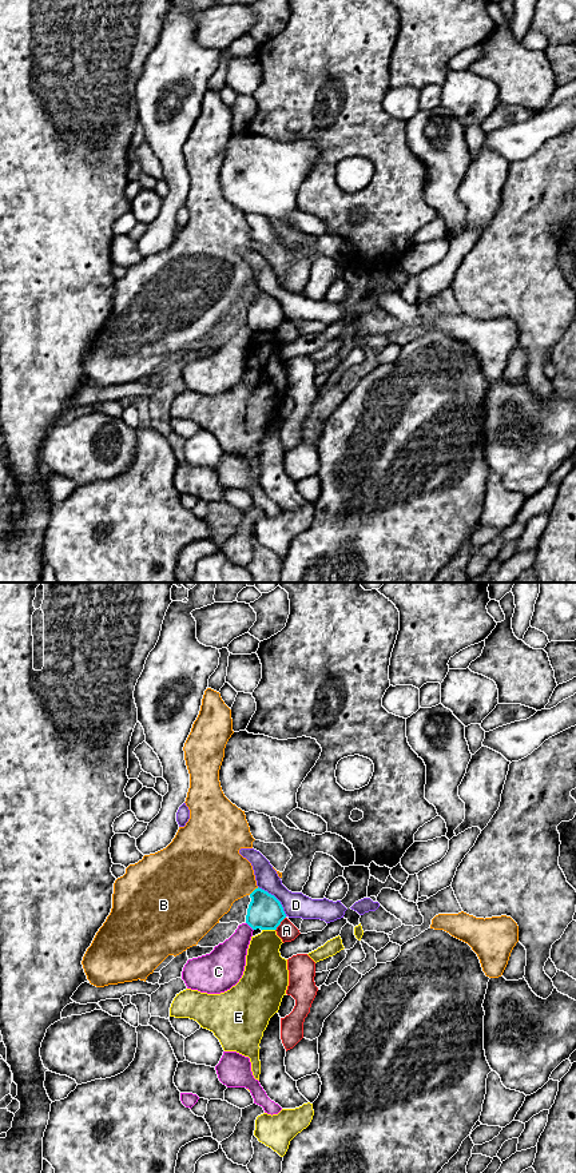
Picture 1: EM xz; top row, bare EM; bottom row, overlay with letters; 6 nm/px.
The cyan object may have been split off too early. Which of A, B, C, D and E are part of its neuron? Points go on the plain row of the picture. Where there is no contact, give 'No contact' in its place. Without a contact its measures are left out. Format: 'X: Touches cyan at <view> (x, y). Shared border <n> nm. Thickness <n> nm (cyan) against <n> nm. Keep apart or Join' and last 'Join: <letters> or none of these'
A: Touches cyan at xz (279, 325). Shared border 110 nm. Thickness 220 nm (cyan) against 110 nm. Keep apart
B: Touches cyan at xz (254, 291). Shared border 80 nm. Thickness 220 nm (cyan) against 380 nm. Keep apart
C: Touches cyan at xz (249, 326). Shared border 70 nm. Thickness 220 nm (cyan) against 220 nm. Keep apart
D: Touches cyan at xz (275, 299). Shared border 260 nm. Thickness 220 nm (cyan) against 160 nm. Keep apart
E: Touches cyan at xz (269, 330). Shared border 80 nm. Thickness 220 nm (cyan) against 240 nm. Keep apart
Join: none of these

